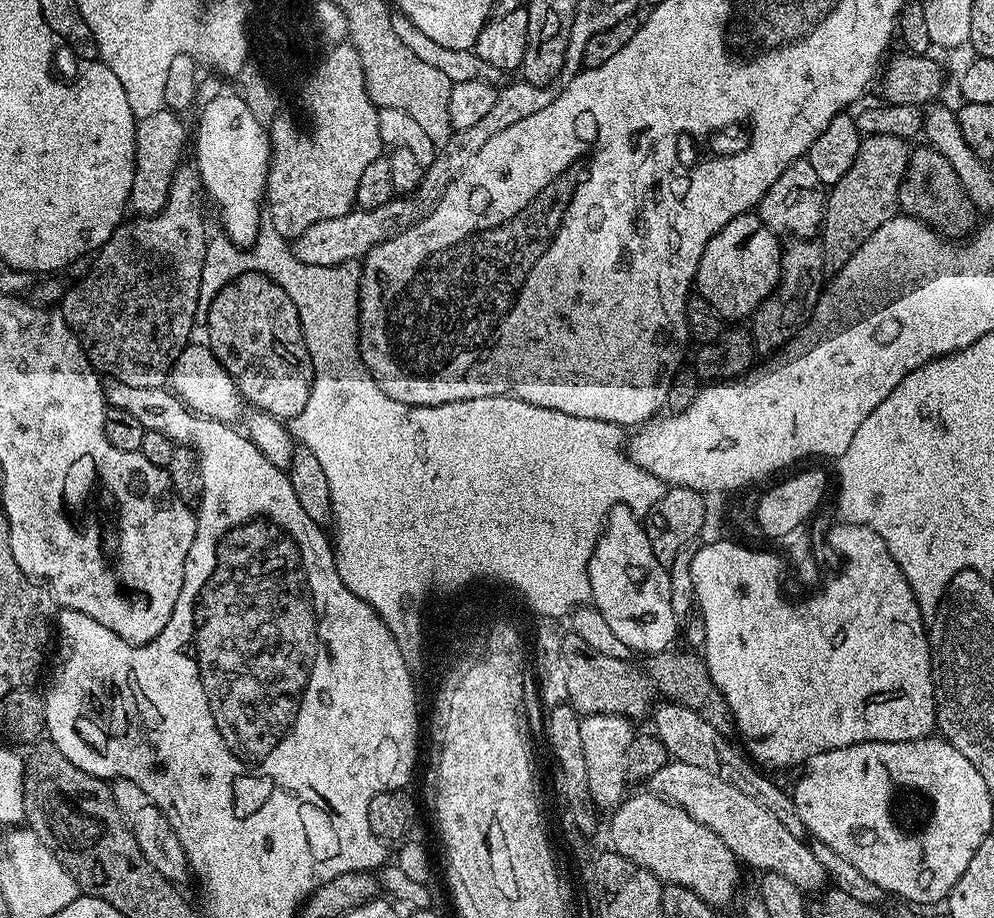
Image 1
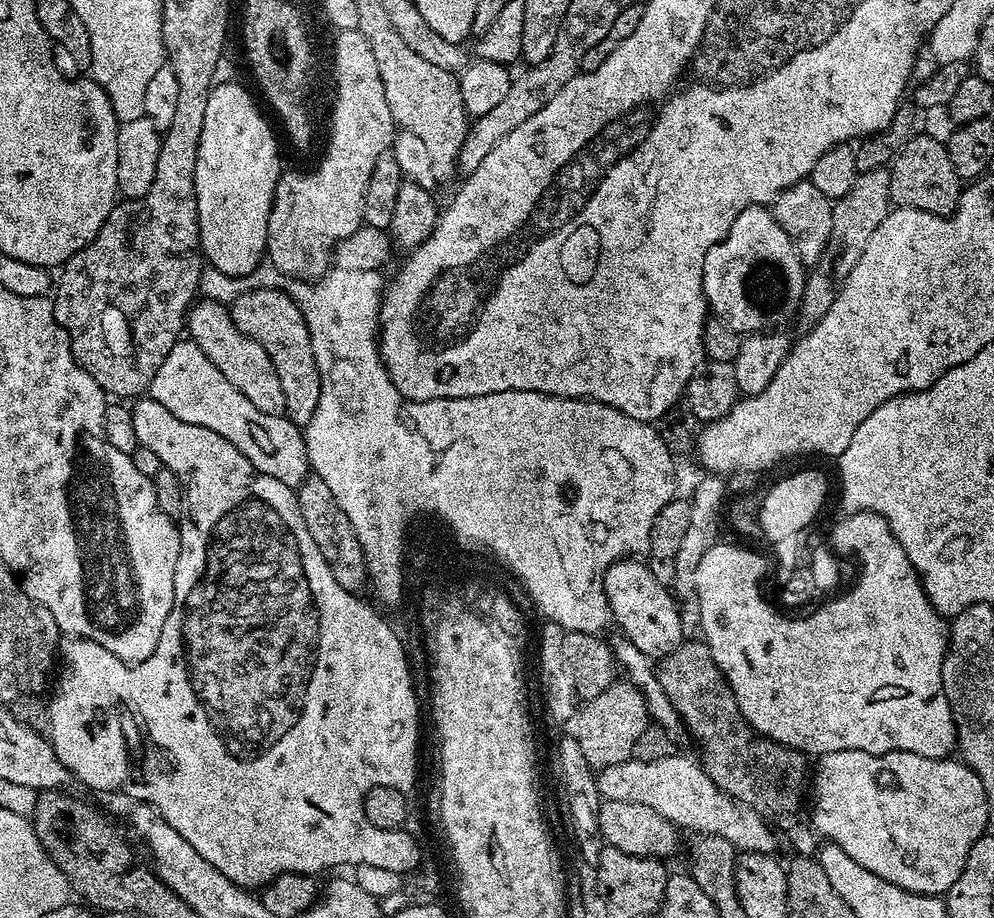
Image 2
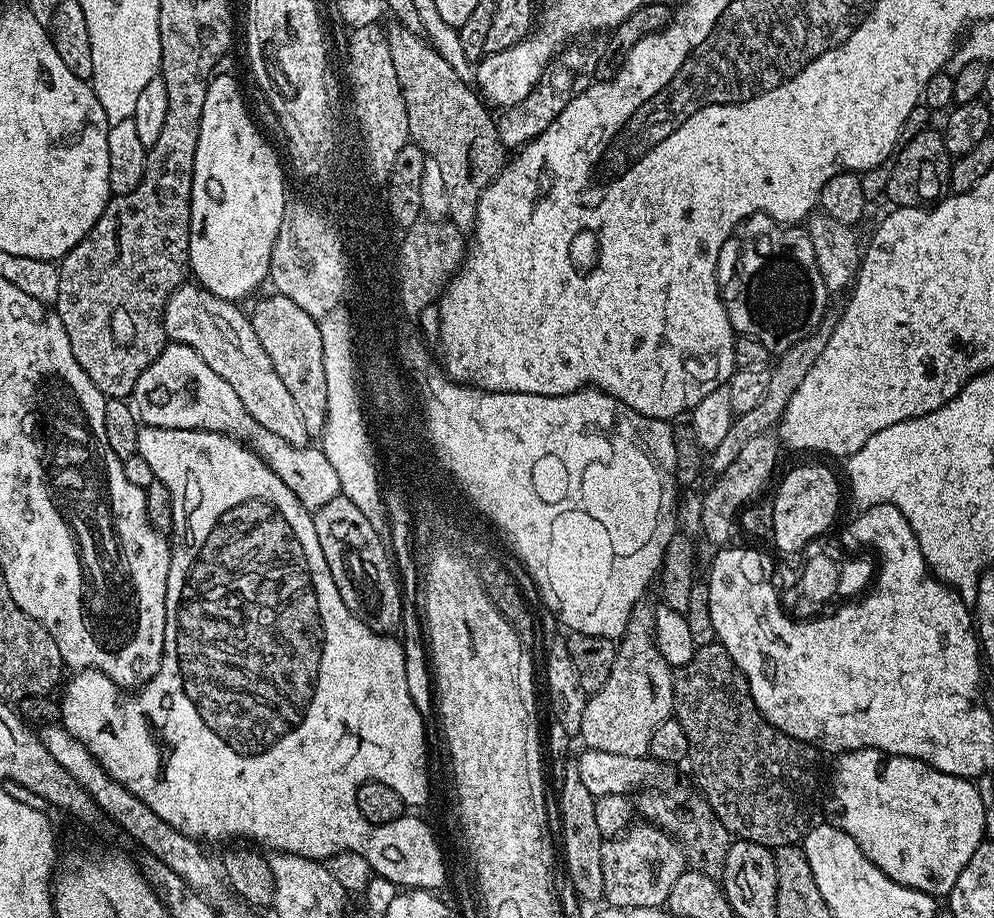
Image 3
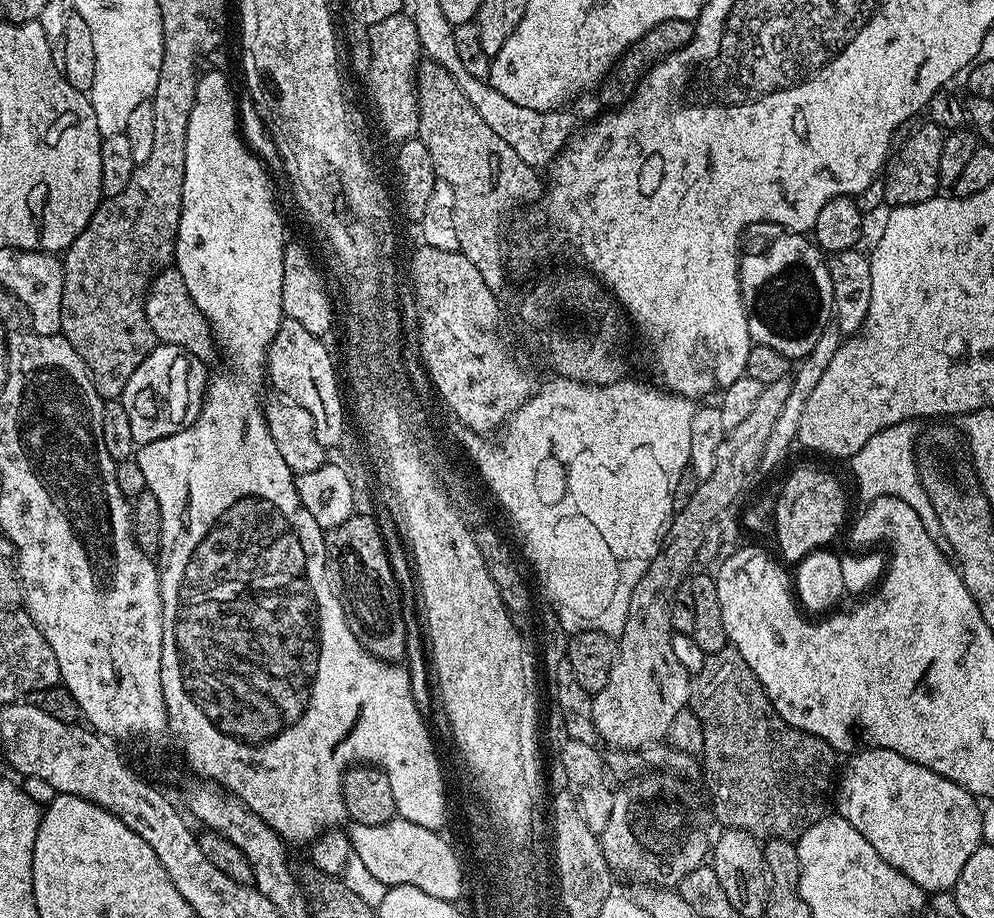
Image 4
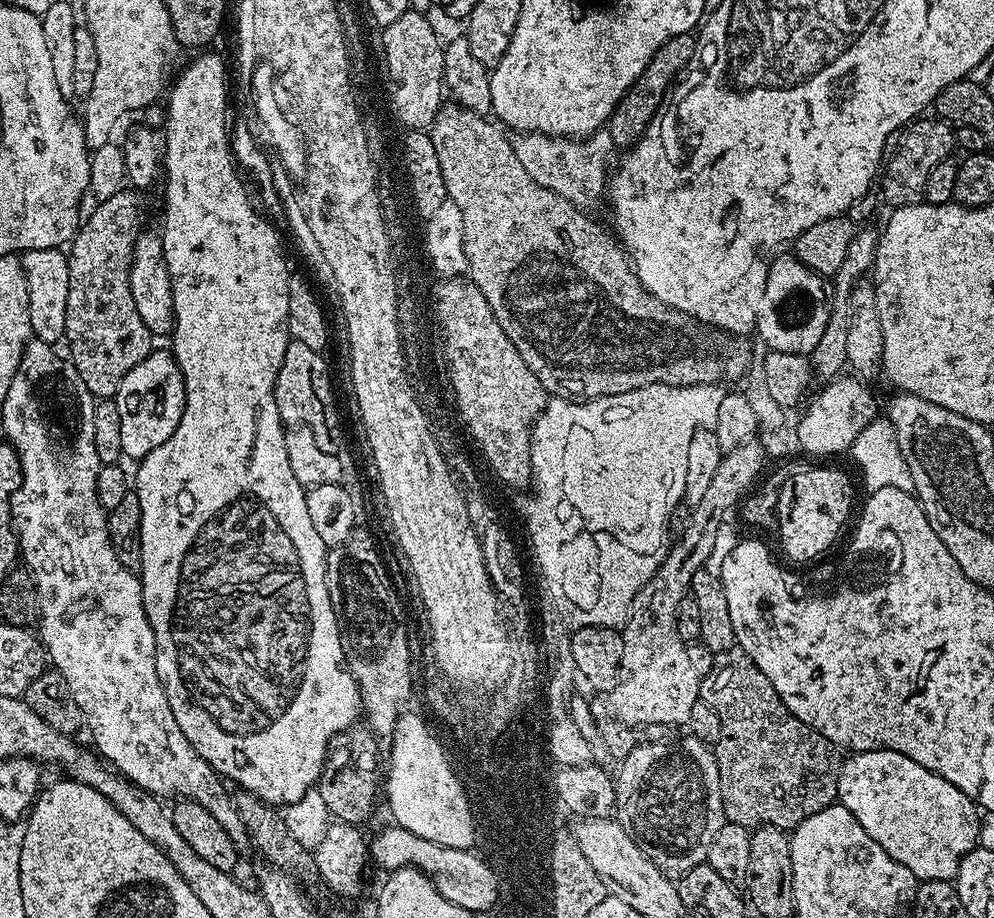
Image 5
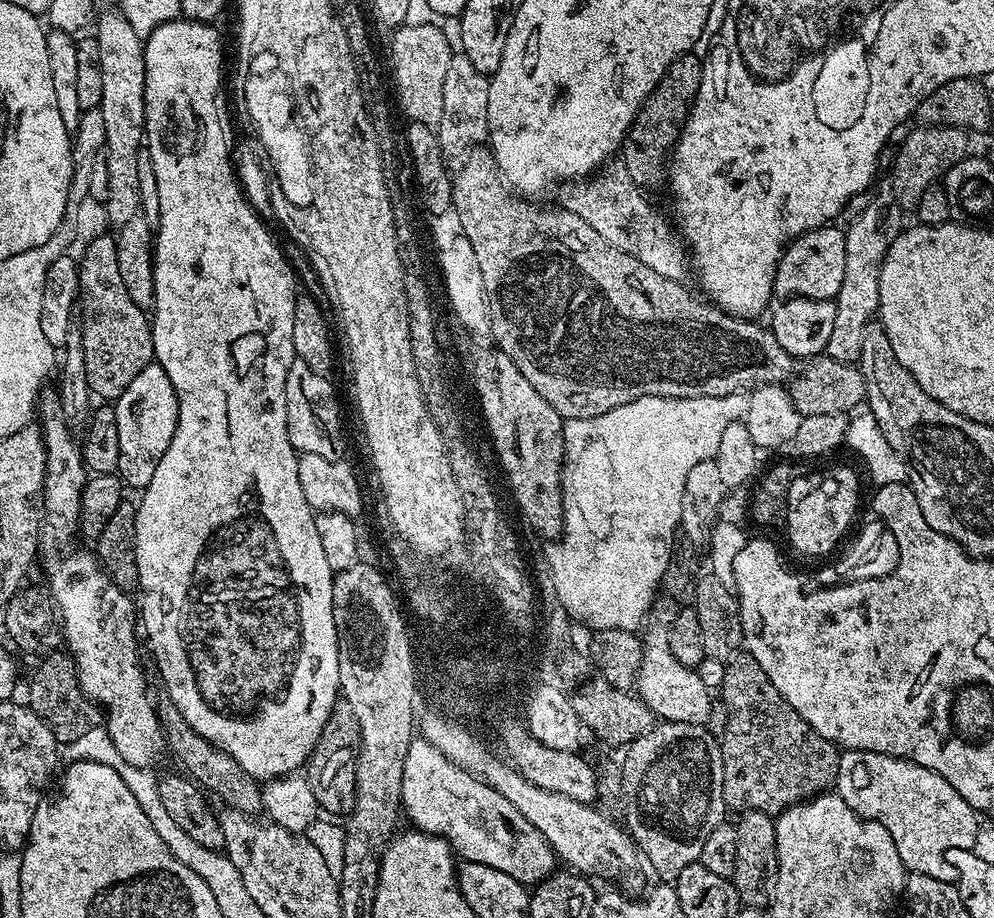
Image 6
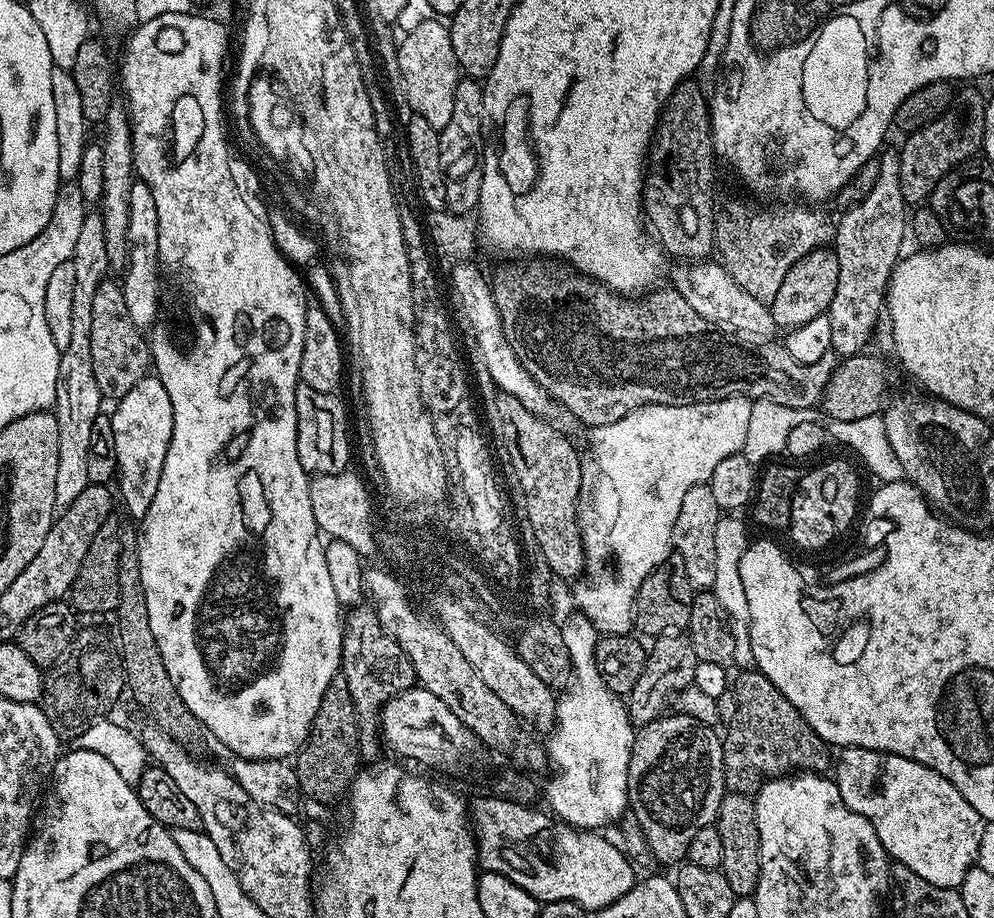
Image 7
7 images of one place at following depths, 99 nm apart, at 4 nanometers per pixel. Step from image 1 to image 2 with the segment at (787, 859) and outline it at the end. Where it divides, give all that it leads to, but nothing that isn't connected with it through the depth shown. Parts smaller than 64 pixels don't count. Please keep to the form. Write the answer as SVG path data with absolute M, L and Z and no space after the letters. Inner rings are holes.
M677 754L654 762L631 759L614 766L599 769L596 785L604 800L614 802L634 802L650 806L662 814L677 829L693 828L696 834L717 836L730 842L741 853L775 853L776 836L765 817L741 800L726 794L709 778L703 763Z

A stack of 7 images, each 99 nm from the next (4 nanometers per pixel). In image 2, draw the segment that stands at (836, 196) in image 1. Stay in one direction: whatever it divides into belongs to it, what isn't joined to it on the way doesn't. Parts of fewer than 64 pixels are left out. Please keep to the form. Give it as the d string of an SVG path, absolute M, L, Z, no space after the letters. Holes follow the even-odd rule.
M887 167L875 168L869 172L861 172L854 182L853 189L845 197L835 201L832 206L834 226L830 232L828 252L831 253L833 264L828 268L828 276L820 276L817 280L809 279L804 290L802 316L817 322L834 306L834 298L838 291L837 282L854 270L854 266L862 258L866 246L870 246L870 238L874 238L874 230L882 226L890 211L890 178Z

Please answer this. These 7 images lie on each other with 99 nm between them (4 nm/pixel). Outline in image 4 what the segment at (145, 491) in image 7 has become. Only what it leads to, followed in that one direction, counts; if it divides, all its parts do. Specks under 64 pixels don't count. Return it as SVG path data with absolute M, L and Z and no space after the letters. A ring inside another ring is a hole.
M157 343L142 366L130 374L122 403L130 418L130 430L137 446L166 438L196 423L198 414L204 407L206 389L210 383L210 372L204 369L204 364L201 357L187 352L182 346Z

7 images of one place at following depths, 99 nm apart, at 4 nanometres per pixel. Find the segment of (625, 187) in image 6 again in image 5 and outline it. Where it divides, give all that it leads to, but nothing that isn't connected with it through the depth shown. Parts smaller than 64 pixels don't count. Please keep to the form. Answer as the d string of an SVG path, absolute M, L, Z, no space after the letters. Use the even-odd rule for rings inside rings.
M607 128L580 139L546 136L540 132L518 134L513 137L512 149L518 162L525 167L526 174L533 178L534 182L554 190L581 210L590 210L599 199L603 199L608 181L606 164L616 152L613 136Z

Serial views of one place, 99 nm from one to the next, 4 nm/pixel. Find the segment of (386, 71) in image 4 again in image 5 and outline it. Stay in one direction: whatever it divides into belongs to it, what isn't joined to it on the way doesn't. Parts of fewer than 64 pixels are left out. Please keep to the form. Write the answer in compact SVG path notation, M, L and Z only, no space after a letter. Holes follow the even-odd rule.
M410 10L394 22L383 25L382 37L390 66L387 76L396 79L396 110L400 119L408 124L427 129L442 103L441 94L445 91L443 74L443 54L445 45L436 37L432 24L423 11Z

